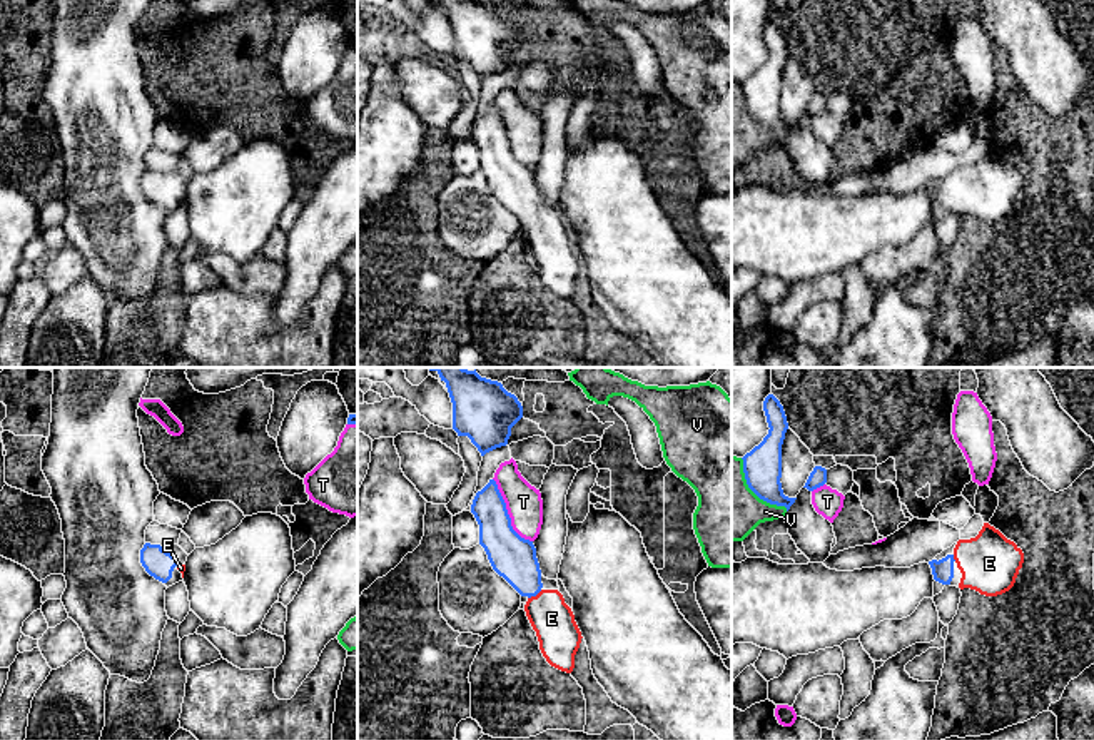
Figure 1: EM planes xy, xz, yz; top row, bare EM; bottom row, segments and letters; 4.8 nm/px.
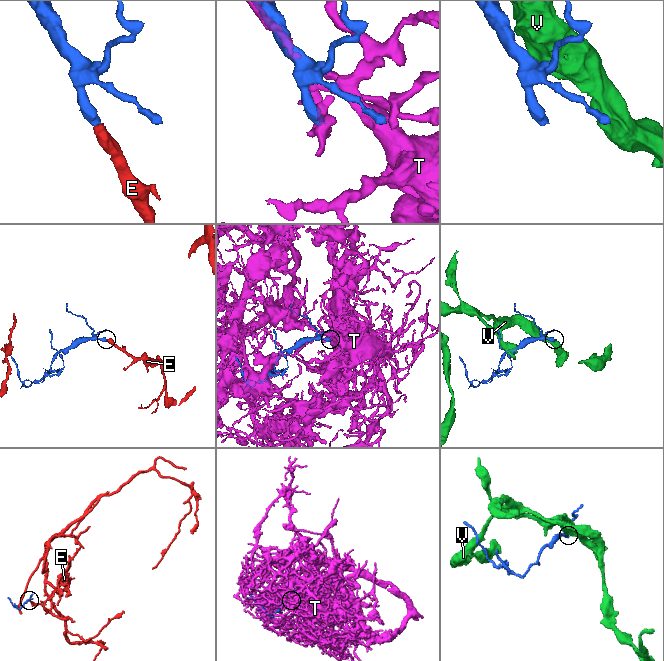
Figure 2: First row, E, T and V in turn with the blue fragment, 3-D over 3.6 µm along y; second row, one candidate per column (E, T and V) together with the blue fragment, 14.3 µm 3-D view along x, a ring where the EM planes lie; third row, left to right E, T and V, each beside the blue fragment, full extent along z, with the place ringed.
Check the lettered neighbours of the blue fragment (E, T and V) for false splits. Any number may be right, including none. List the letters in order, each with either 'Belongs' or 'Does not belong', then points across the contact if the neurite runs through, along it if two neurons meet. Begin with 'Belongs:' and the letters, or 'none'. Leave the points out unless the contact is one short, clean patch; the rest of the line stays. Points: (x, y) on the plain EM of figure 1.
Belongs: E
E: Belongs. Path across: xz (511, 182), (535, 221), (552, 244)
T: Does not belong
V: Does not belong

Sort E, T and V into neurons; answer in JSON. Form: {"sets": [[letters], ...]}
{"sets": [["E"], ["T"], ["V"]]}

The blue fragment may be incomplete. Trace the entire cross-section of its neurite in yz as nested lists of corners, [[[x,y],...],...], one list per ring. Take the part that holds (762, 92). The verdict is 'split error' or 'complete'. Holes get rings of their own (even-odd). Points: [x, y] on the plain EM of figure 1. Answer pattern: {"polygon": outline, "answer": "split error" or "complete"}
{"polygon": [[[768,20],[763,27],[763,37],[768,48],[768,60],[763,67],[747,79],[743,99],[748,114],[763,127],[785,132],[787,137],[797,124],[788,124],[782,115],[782,70],[788,55],[787,42],[780,27]]], "answer": "complete"}

